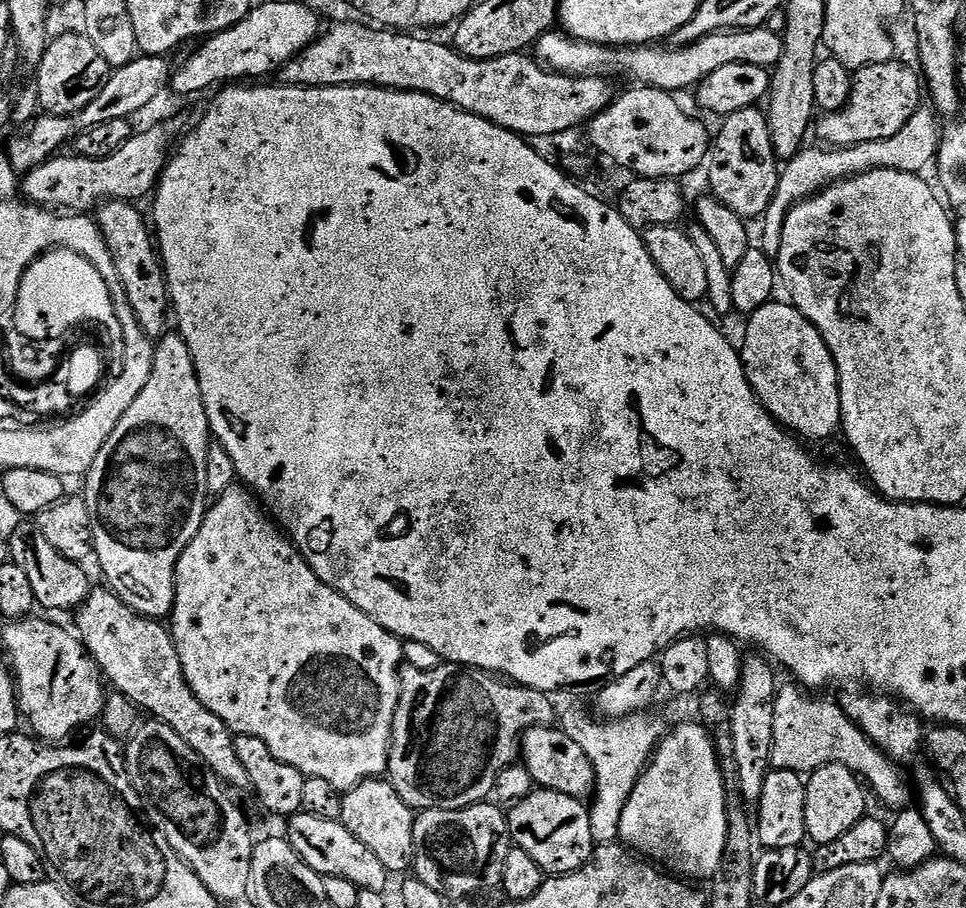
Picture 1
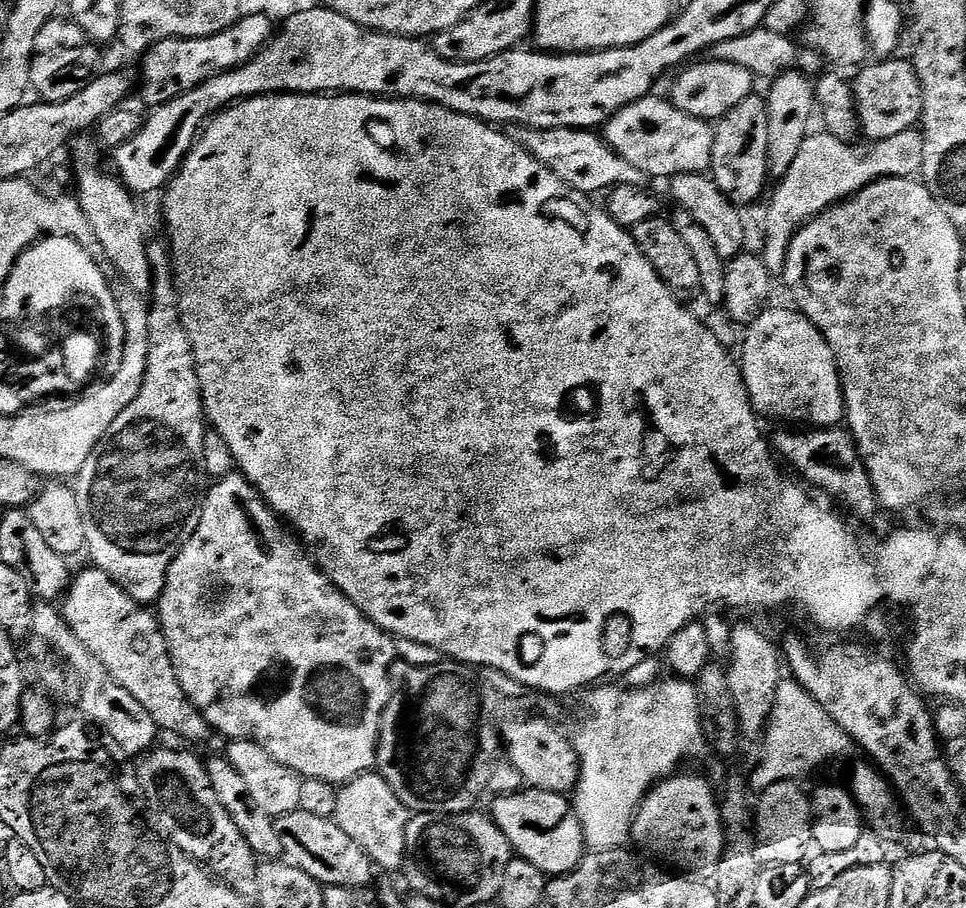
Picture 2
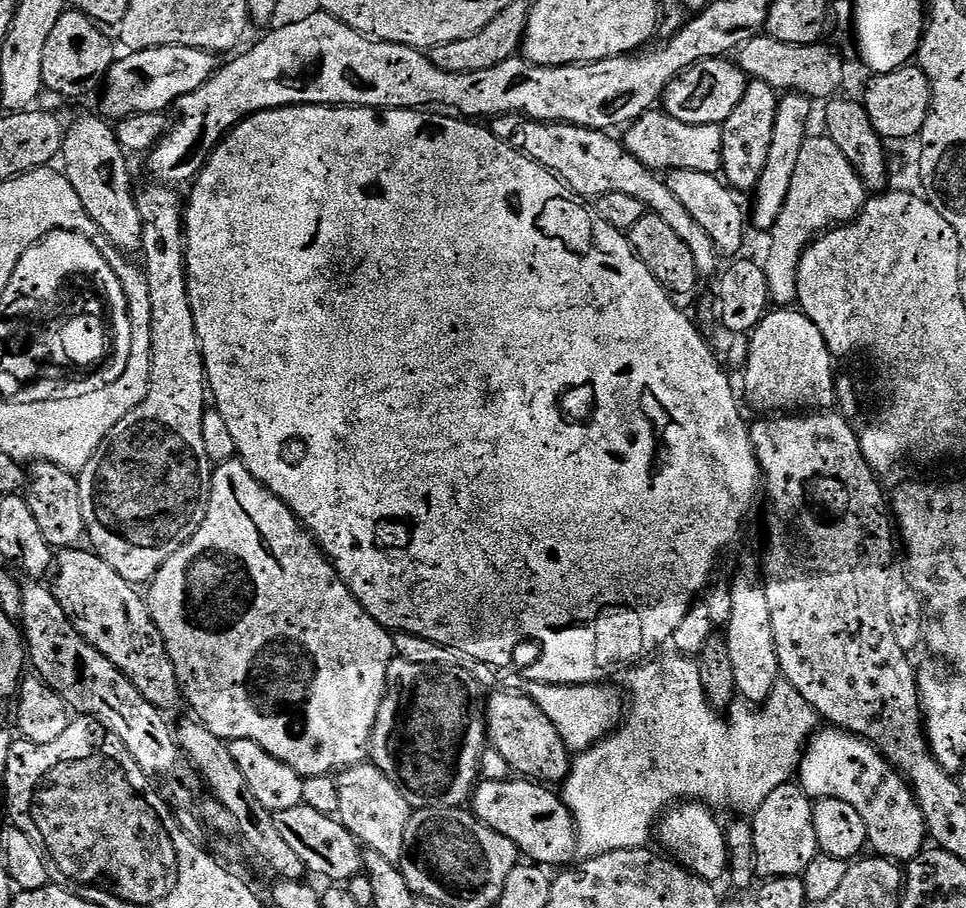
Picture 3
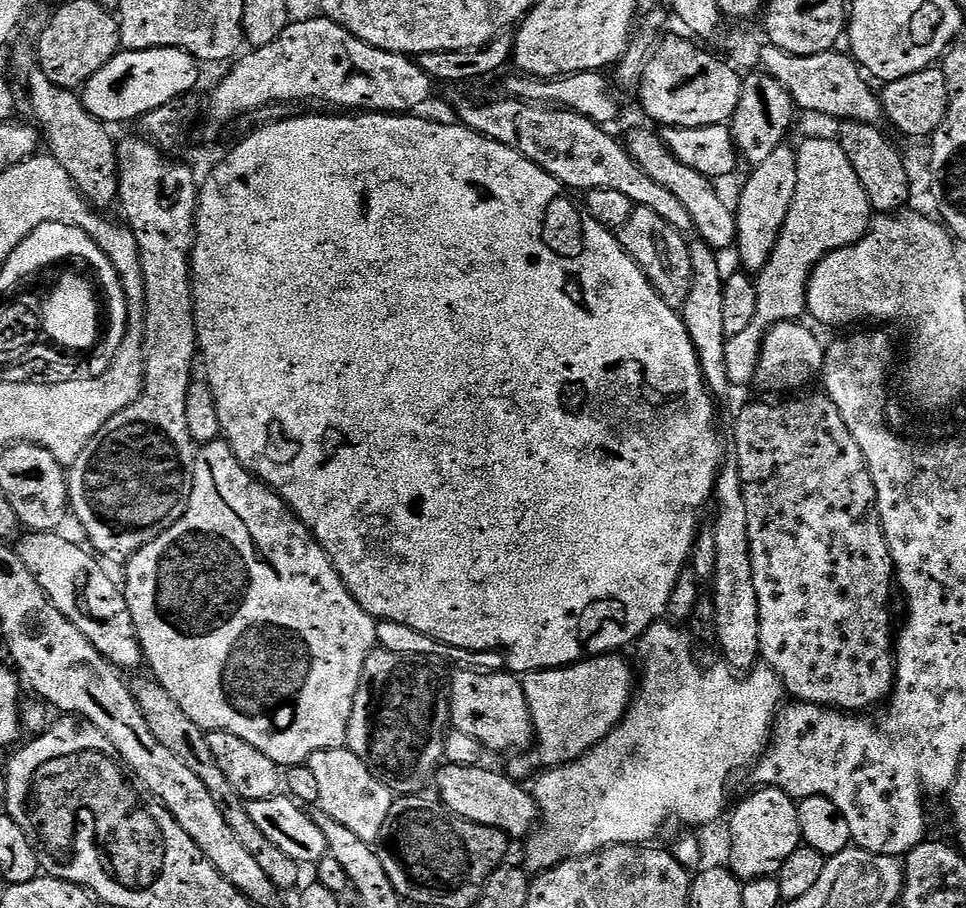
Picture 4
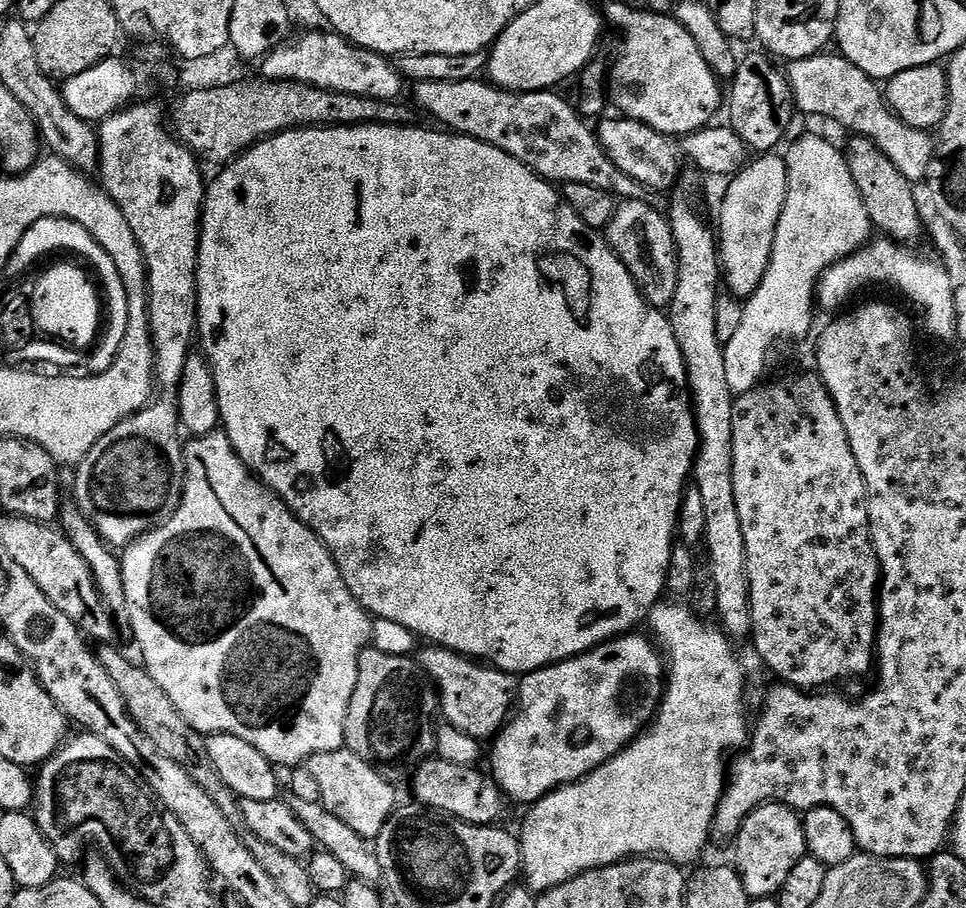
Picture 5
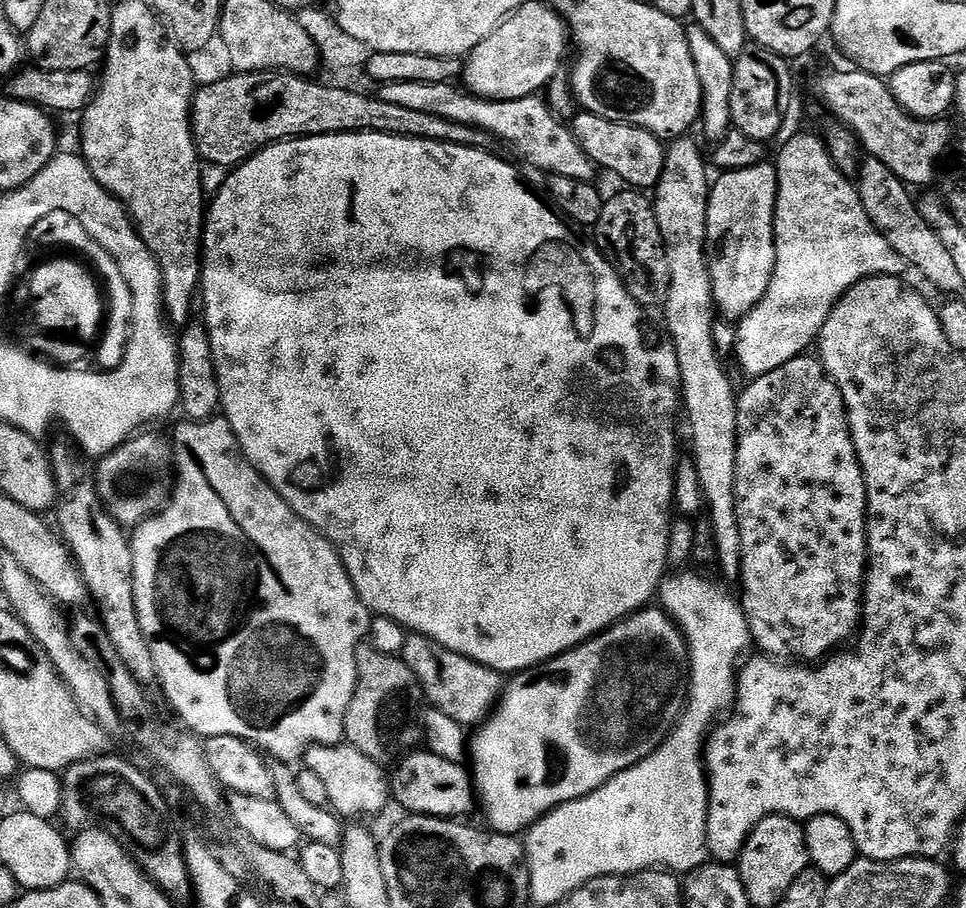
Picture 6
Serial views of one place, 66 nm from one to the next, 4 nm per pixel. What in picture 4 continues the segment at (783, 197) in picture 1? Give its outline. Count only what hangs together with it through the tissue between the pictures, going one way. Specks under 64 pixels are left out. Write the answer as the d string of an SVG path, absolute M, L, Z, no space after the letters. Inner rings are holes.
M808 140L796 148L798 182L794 186L794 198L786 214L786 222L776 244L805 244L811 232L822 238L822 254L828 256L834 250L858 242L868 233L868 225L874 219L866 190L850 166L850 158L842 154L842 146L835 140Z

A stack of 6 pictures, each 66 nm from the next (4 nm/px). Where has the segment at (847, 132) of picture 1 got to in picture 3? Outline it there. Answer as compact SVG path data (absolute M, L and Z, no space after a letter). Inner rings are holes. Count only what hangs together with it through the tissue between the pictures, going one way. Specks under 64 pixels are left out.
M905 66L885 76L876 76L873 81L868 93L862 96L862 103L870 122L874 122L874 130L888 142L907 142L918 137L934 107L934 89L928 75L919 66Z

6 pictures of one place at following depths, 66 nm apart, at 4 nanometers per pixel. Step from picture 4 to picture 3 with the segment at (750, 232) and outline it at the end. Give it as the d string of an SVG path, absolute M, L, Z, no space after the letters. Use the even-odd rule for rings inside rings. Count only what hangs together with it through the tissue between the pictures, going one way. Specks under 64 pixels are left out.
M799 94L780 96L778 118L774 126L774 138L770 144L770 158L766 158L766 170L762 170L760 181L756 183L754 197L756 201L750 208L750 220L764 230L771 230L778 222L778 214L782 214L782 206L786 206L786 196L790 194L790 184L794 182L794 169L798 167L798 154L802 154L802 146L806 139L804 123L812 116L813 101Z

